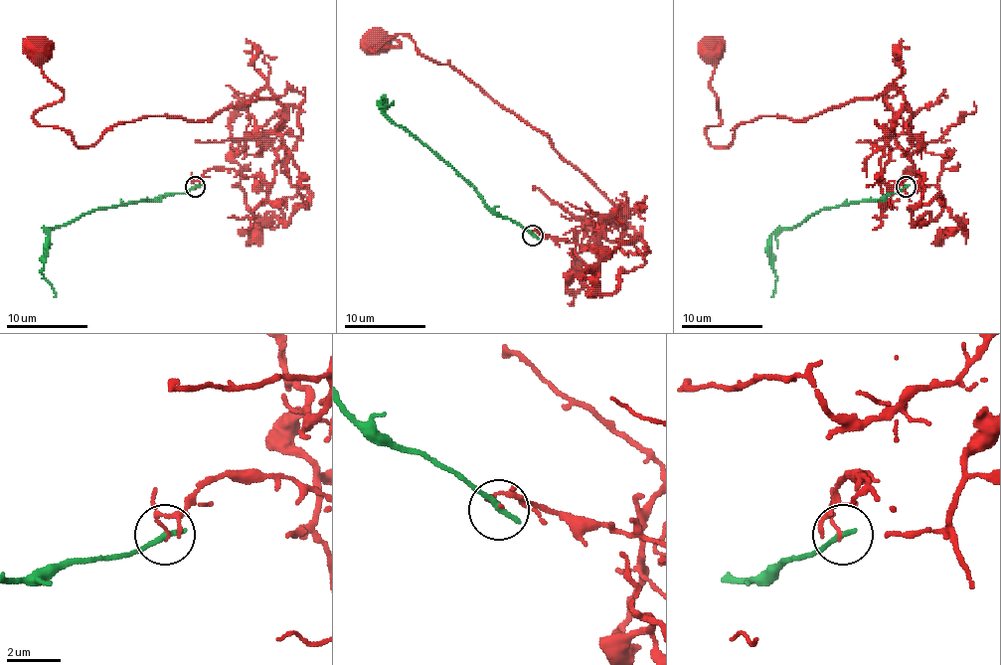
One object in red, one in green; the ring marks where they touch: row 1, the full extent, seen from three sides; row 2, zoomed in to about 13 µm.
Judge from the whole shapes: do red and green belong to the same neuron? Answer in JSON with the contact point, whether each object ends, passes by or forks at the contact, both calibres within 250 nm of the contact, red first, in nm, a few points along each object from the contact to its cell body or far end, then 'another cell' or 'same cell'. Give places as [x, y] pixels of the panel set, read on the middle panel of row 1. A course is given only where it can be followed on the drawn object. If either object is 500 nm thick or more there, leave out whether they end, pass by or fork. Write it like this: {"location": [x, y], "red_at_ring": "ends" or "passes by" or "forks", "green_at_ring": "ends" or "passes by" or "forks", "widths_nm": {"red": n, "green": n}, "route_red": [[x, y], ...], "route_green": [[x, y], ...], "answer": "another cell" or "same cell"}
{"location": [533, 235], "red_at_ring": "passes by", "green_at_ring": "ends", "widths_nm": {"red": 70, "green": 240}, "route_red": [[533, 235], [593, 247], [612, 212], [642, 235], [545, 135], [416, 42], [365, 44]], "route_green": [[533, 235], [498, 216], [476, 190], [399, 127], [385, 112], [387, 100], [379, 104], [391, 104], [393, 100]], "answer": "another cell"}

